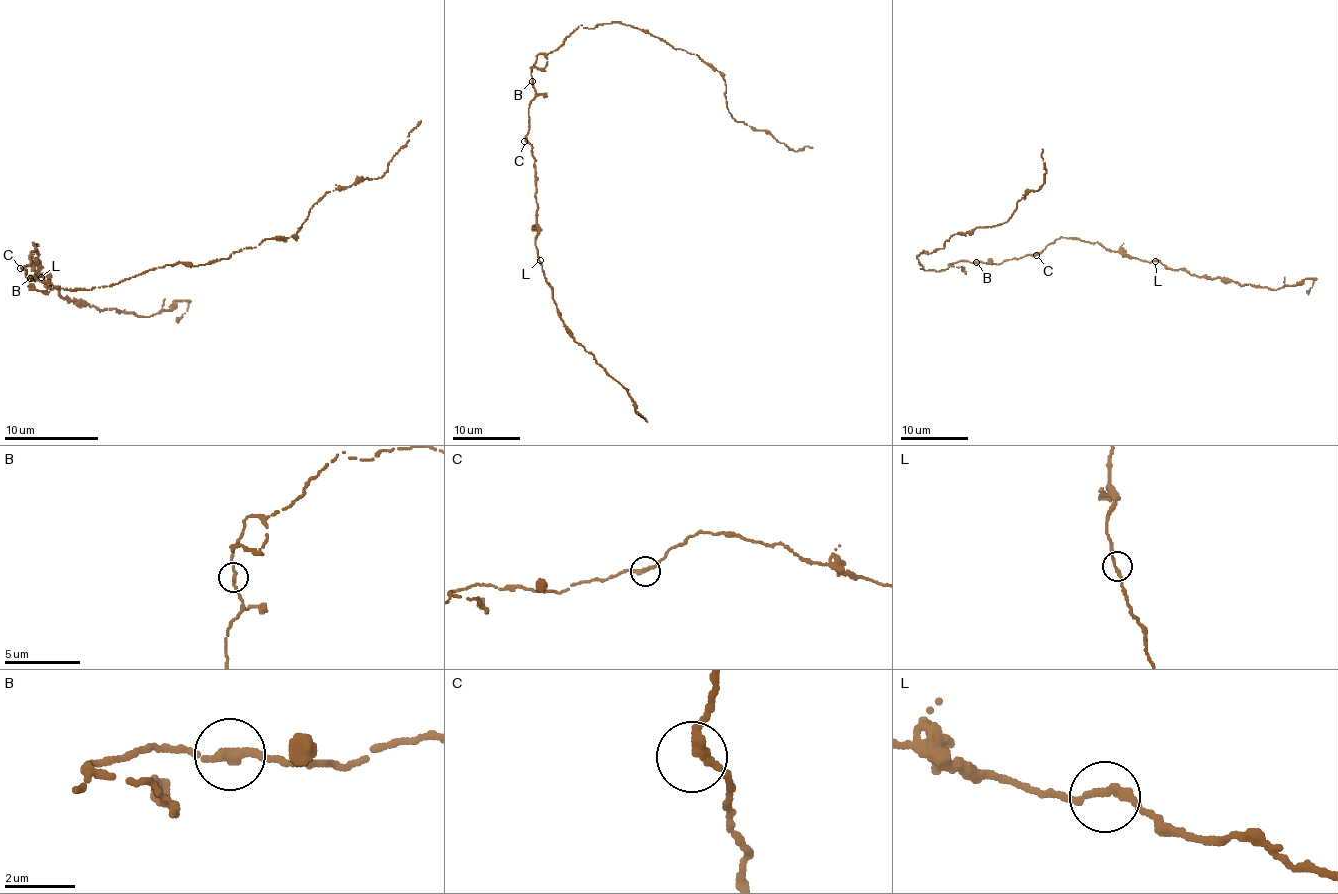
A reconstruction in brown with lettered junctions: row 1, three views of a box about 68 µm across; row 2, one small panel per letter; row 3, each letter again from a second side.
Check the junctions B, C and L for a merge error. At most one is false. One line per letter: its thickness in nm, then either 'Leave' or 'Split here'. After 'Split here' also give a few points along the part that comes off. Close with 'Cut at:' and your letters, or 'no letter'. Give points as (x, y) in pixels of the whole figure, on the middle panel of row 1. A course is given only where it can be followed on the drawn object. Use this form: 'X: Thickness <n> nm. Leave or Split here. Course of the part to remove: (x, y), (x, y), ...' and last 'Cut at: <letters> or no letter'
B: Thickness 240 nm. Leave
C: Thickness 240 nm. Leave
L: Thickness 240 nm. Leave
Cut at: no letter

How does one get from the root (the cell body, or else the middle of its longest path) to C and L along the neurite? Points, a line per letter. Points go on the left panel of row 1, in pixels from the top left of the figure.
C: (32, 277), (36, 279), (29, 282), (25, 277), (27, 270), (20, 268)
L: (32, 277), (36, 279), (29, 282), (22, 268), (29, 265), (34, 244), (39, 268), (34, 275), (41, 277)

